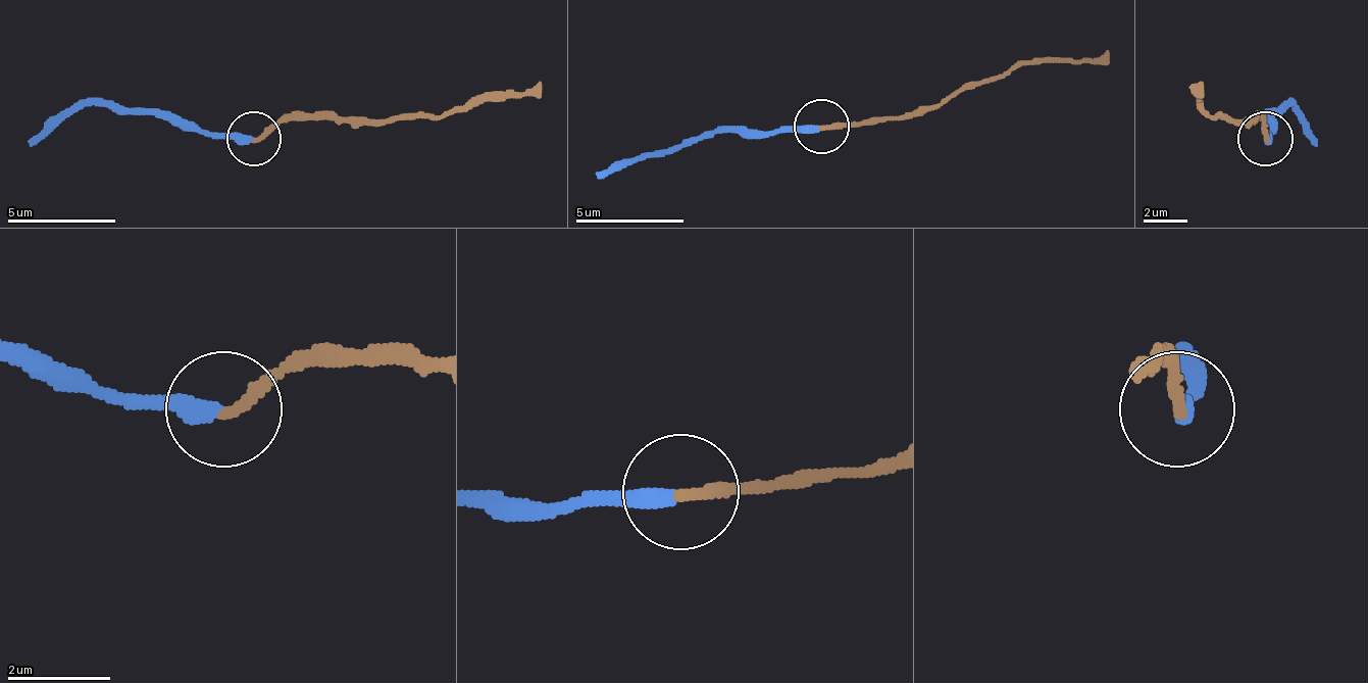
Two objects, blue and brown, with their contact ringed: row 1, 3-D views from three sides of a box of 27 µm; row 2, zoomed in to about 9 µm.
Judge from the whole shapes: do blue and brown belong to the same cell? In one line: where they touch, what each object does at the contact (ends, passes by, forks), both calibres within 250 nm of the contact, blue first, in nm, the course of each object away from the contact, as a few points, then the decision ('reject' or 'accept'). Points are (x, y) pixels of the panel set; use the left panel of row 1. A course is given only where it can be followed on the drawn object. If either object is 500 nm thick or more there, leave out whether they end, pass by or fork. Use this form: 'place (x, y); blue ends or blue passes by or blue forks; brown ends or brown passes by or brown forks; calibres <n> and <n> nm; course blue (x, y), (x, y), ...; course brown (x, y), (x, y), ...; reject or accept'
place (254, 139); blue ends; brown ends; calibres 360 and 240 nm; course blue (255, 140), (136, 112), (76, 107), (27, 140); course brown (255, 140), (293, 118), (440, 118), (451, 107), (506, 101), (539, 80); accept

